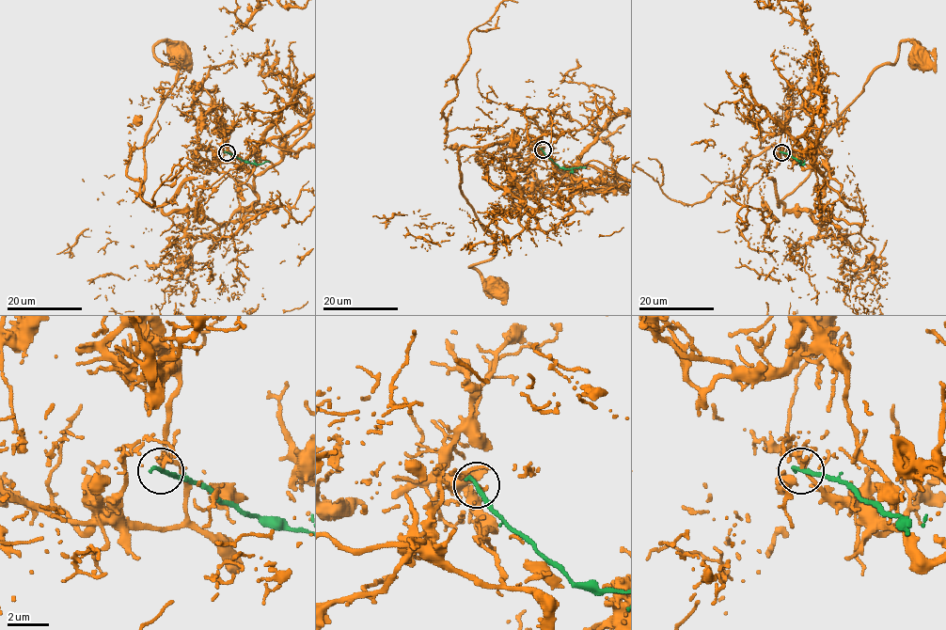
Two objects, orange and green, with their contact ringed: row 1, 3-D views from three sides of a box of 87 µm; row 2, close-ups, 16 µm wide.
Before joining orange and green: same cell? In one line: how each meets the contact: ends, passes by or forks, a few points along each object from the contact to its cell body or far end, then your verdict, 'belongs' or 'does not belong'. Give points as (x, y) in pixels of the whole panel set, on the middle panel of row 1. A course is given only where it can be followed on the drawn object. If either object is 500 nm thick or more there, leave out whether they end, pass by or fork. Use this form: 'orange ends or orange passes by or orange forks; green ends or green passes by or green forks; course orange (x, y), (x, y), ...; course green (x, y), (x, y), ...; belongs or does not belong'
orange ends; green ends; course orange (543, 149), (574, 208), (544, 231), (504, 165), (458, 150), (461, 193), (494, 240), (469, 265), (497, 286); course green (543, 149), (560, 167), (585, 166); does not belong

